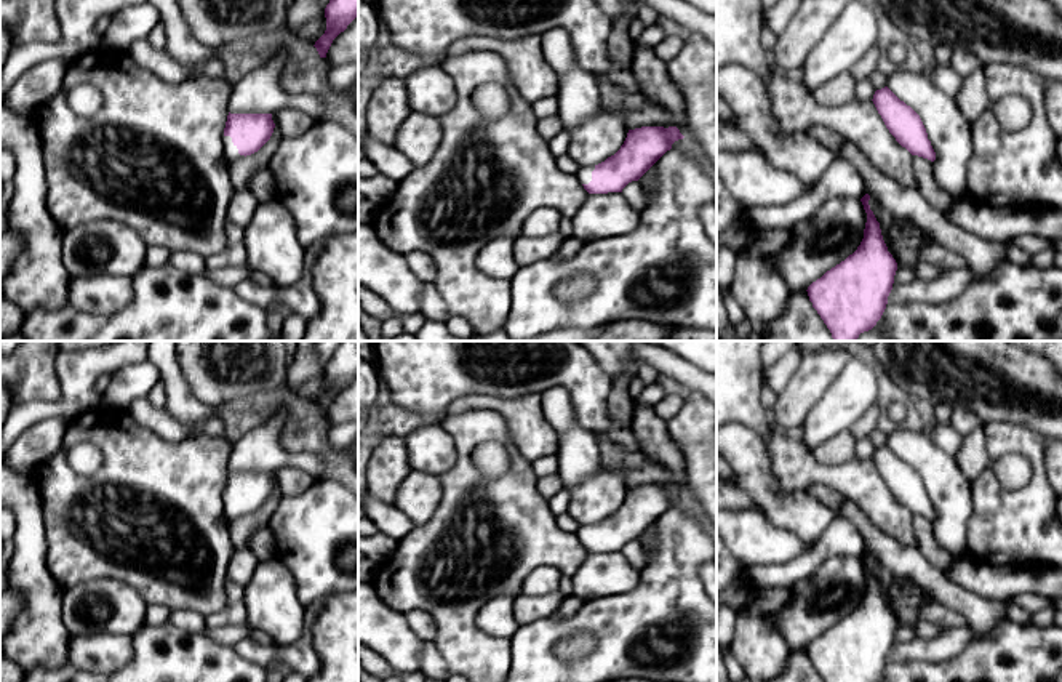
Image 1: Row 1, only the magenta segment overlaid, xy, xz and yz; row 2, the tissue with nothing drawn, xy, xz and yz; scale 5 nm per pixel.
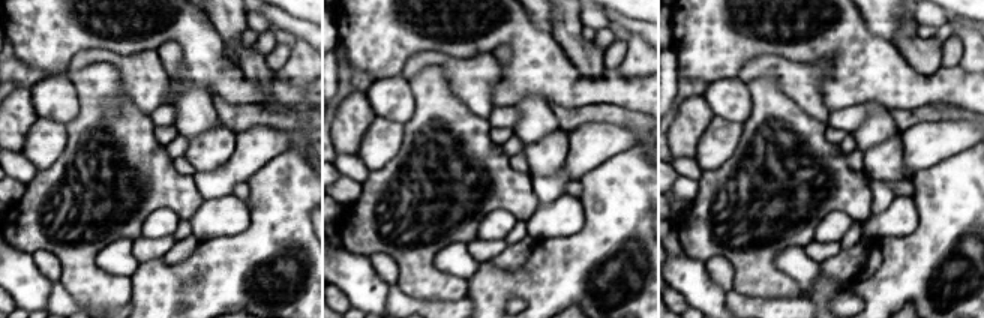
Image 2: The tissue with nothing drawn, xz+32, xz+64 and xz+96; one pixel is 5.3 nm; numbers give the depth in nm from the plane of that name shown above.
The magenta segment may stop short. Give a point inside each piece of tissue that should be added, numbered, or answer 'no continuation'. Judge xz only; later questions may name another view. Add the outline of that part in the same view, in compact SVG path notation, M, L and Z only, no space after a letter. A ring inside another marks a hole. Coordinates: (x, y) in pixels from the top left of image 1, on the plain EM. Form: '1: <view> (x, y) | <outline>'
1: xz (584, 532) | M581 525L579 530L576 532L576 535L579 536L579 540L582 543L589 543L592 540L593 528L595 528L595 525Z

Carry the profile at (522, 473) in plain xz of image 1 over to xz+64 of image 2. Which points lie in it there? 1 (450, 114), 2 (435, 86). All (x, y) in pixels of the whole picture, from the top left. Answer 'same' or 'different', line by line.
1: same
2: same

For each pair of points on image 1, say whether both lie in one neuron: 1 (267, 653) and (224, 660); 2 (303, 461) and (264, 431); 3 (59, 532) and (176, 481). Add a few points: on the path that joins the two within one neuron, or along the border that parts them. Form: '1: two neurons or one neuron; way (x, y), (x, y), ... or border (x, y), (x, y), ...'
1: two neurons; border (232, 647), (242, 657), (258, 665)
2: one neuron; way (291, 458), (283, 458), (267, 442)
3: one neuron; way (71, 497), (103, 481), (141, 481)

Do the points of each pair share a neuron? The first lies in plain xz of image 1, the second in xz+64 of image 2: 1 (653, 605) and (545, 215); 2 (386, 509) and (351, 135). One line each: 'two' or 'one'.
1: two
2: two

